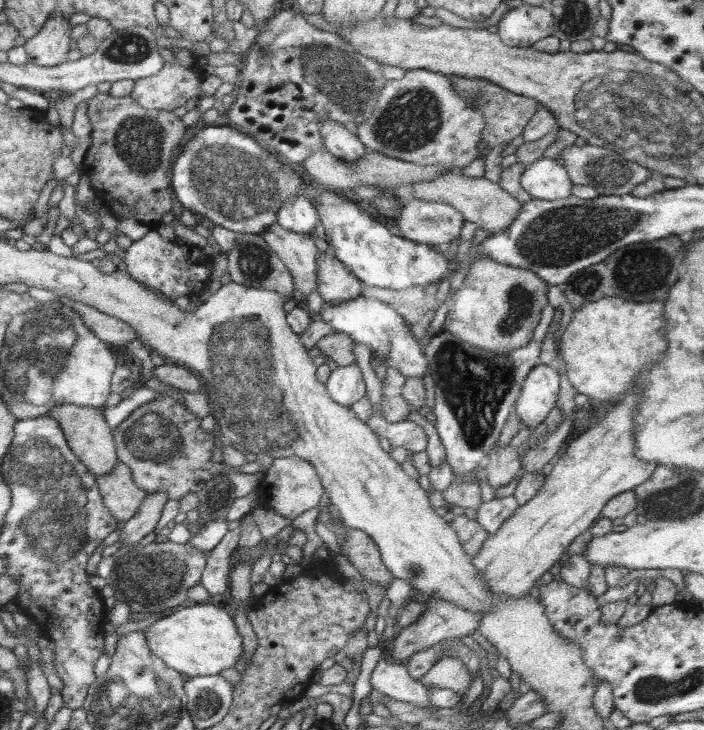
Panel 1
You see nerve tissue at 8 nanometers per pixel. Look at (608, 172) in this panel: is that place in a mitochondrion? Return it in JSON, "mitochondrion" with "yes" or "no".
{"mitochondrion":"yes"}

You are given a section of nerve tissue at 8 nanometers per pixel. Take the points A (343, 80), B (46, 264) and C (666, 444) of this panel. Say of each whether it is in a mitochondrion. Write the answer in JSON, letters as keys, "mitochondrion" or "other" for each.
{"A":"mitochondrion","B":"other","C":"other"}

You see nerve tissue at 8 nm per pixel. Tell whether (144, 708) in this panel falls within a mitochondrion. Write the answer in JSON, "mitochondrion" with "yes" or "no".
{"mitochondrion":"yes"}

